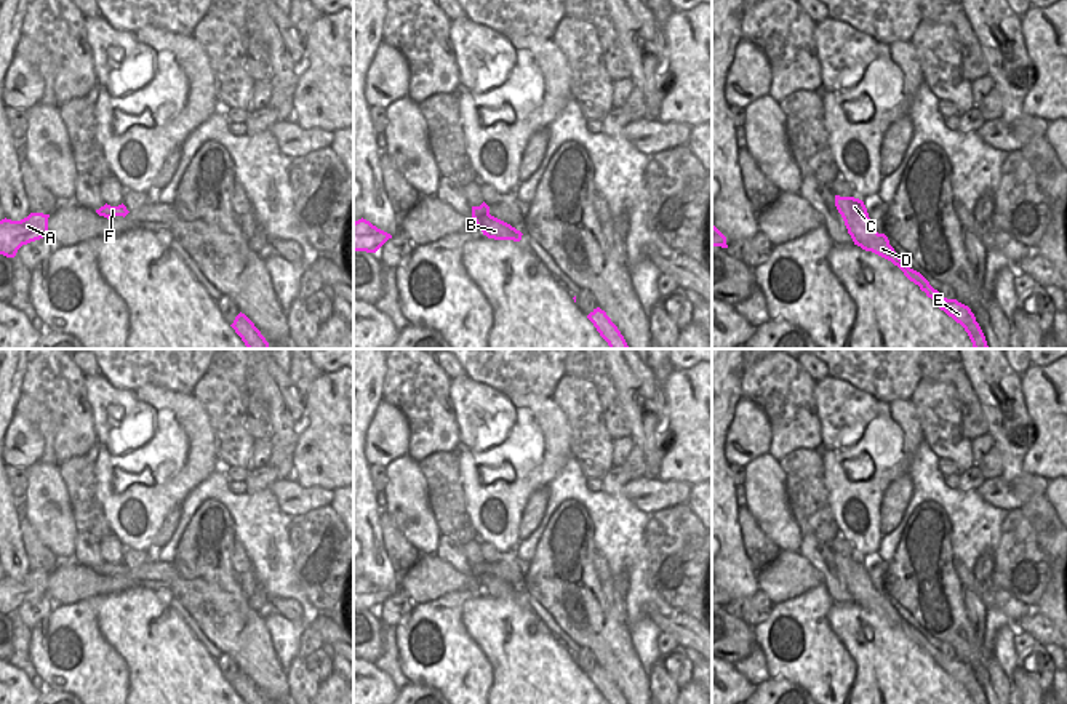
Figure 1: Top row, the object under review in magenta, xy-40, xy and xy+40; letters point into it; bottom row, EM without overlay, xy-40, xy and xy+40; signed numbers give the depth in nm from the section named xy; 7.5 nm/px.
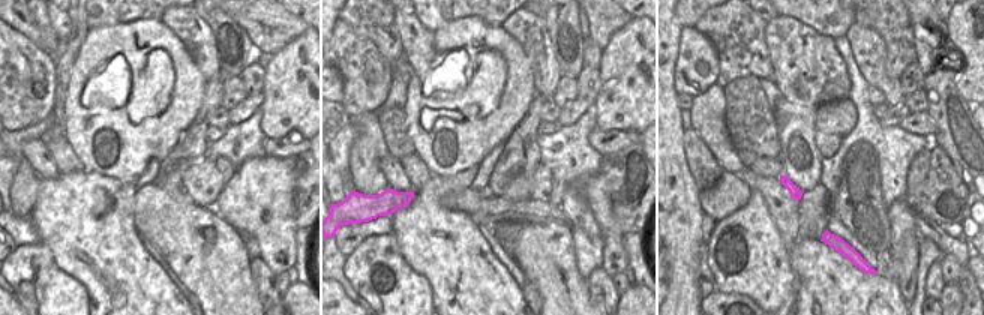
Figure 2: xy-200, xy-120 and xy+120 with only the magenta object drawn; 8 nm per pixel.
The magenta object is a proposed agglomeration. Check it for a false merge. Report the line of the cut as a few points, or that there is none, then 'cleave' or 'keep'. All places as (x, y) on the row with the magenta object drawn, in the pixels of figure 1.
cut xy (490, 215), (480, 221), (479, 228); cleave

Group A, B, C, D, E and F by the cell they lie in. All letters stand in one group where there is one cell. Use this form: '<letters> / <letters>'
A F / B C D E

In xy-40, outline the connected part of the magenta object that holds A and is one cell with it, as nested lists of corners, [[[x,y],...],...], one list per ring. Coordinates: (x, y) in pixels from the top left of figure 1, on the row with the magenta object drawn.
[[[30,213],[21,221],[0,221],[0,254],[14,258],[22,245],[40,240],[48,235],[50,214]]]

